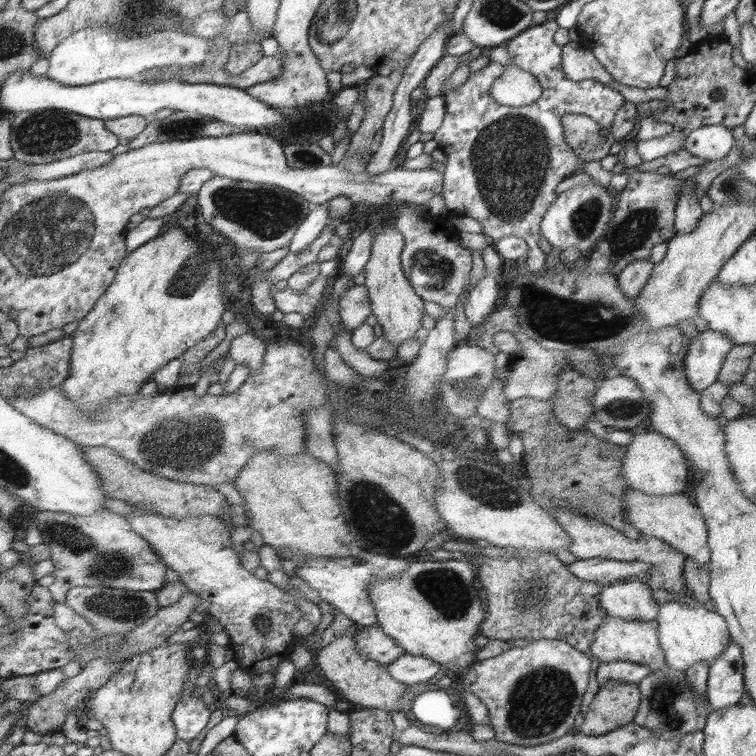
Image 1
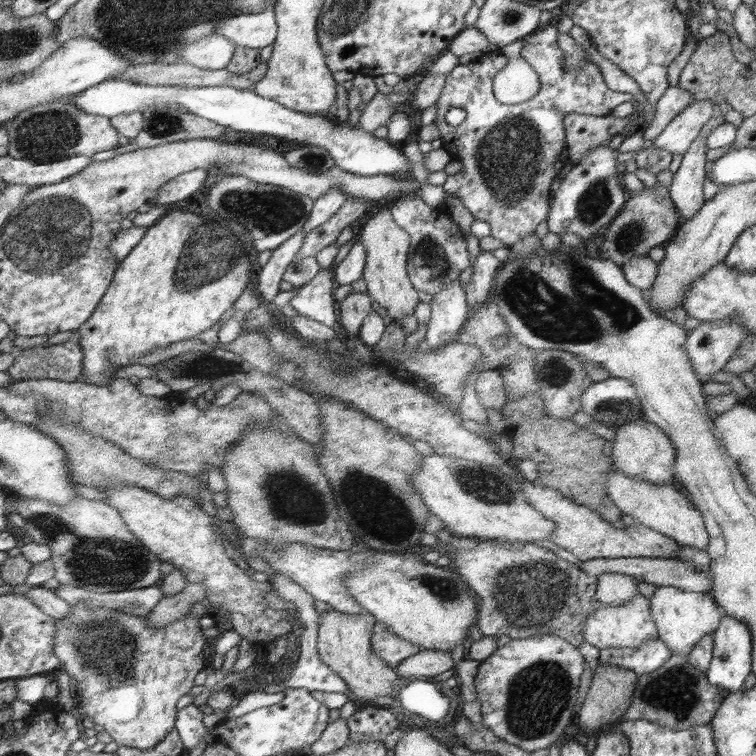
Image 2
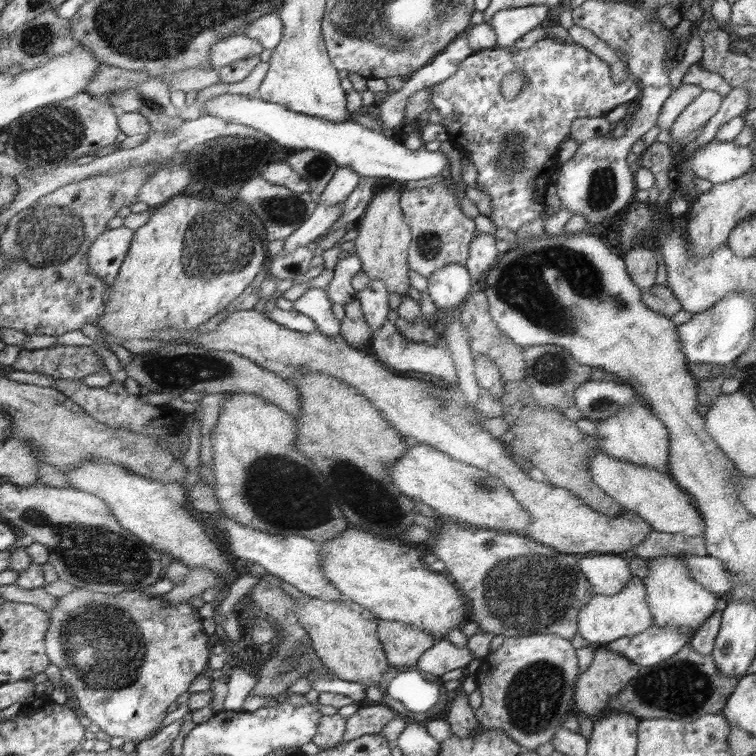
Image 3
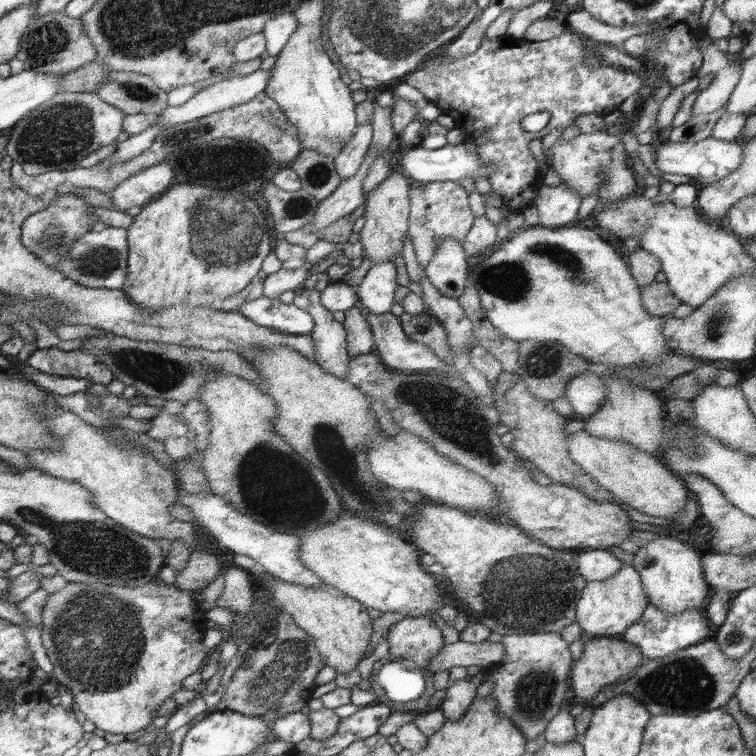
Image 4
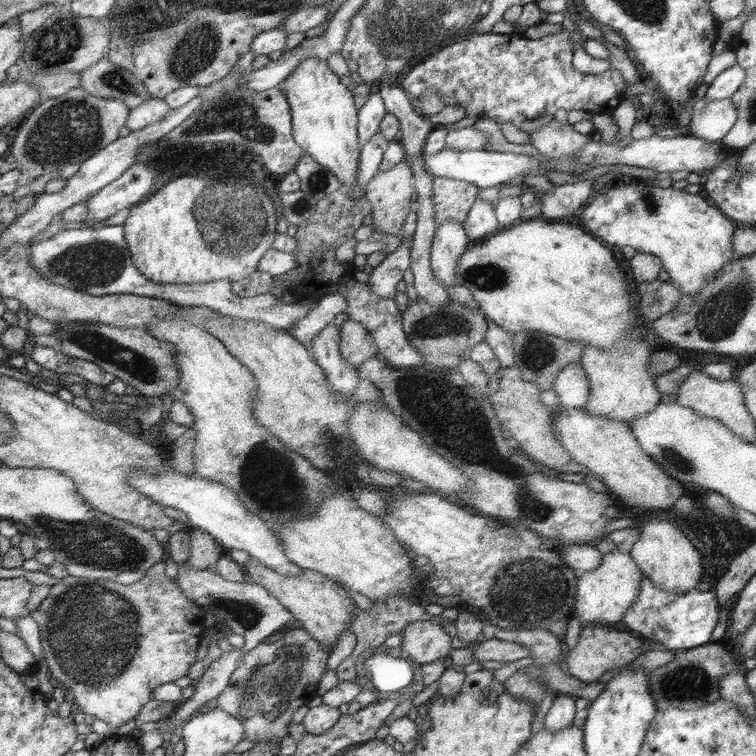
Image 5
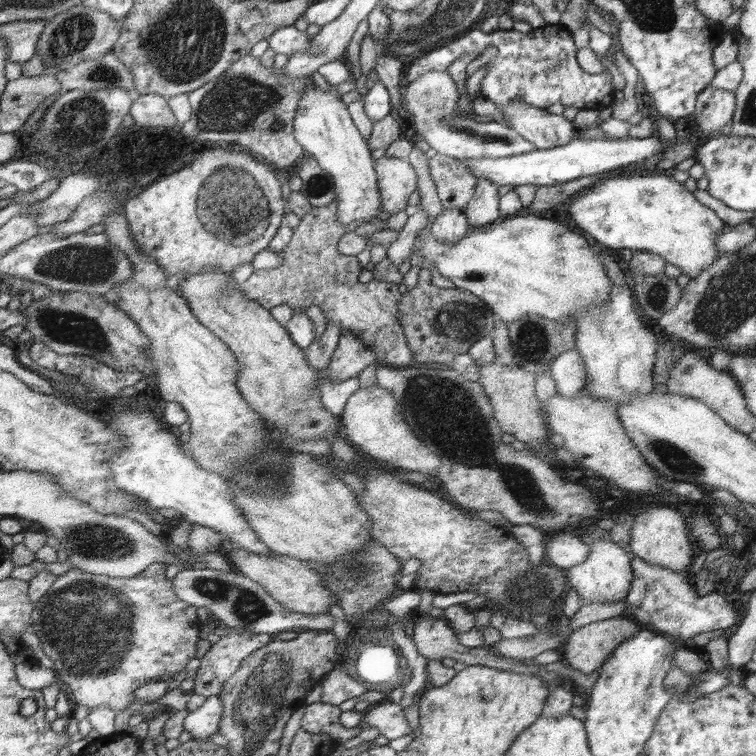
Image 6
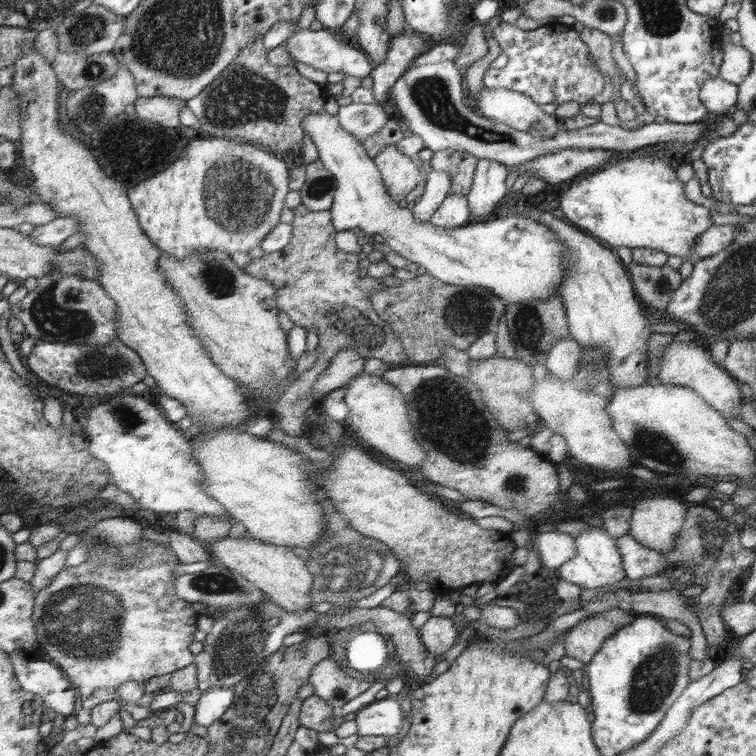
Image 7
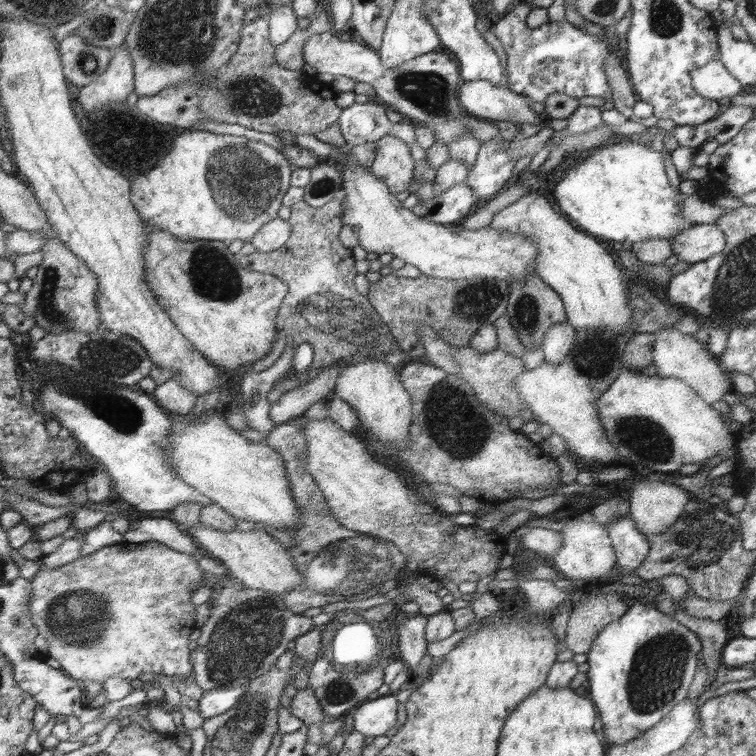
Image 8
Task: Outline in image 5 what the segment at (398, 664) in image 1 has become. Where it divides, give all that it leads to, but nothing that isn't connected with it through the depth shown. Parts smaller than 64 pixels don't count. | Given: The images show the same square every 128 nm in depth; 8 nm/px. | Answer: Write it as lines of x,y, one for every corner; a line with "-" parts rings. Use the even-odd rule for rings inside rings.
482,638
471,647
473,648
473,659
477,663
486,661
512,663
520,658
526,658
530,654
530,649
526,649
522,645
500,641
496,638
492,638
492,640

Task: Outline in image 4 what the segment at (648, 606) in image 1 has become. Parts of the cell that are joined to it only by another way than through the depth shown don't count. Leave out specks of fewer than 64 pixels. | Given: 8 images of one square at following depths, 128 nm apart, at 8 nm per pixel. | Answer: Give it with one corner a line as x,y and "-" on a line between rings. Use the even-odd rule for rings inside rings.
584,549
576,552
580,552
577,558
580,574
587,582
609,580
623,568
623,562
610,550

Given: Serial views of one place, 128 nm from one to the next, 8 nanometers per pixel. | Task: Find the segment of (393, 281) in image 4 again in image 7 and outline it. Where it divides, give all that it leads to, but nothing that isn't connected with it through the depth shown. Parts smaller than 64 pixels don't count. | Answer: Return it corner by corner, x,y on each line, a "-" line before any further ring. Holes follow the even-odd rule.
432,171
427,176
424,194
420,196
420,202
413,208
413,214
418,222
429,222
436,213
440,204
448,197
450,190
450,175
444,172

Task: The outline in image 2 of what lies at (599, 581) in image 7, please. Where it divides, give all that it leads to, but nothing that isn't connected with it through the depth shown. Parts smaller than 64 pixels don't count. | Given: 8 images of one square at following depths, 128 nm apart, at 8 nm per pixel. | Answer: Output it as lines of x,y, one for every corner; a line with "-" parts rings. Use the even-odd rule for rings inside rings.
640,593
628,605
620,607
600,606
599,610
594,611
592,615
588,615
583,630
584,640
599,651
610,647
638,649
638,647
646,645
648,641
658,638
658,634
658,627
651,615
651,600

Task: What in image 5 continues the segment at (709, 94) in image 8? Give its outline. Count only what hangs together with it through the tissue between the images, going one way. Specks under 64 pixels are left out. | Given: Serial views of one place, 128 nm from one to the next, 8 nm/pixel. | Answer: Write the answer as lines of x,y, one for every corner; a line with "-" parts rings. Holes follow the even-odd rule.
703,96
694,104
689,124
693,137
712,142
722,141
732,130
736,120
737,107
730,98
708,100

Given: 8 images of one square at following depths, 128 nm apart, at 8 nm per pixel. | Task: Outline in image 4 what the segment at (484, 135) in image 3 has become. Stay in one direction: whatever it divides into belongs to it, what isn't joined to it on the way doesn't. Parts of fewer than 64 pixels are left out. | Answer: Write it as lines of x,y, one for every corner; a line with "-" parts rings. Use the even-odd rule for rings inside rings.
565,31
556,38
544,42
530,42
529,40
514,39
507,35
499,38
484,38
479,49
474,54
464,58
434,58
422,70
417,70
408,78
406,84
413,86
424,94
429,102
440,108
443,114
448,114
454,119
455,130
461,130
465,135
472,135
478,130
486,131
486,140
482,140
477,147
478,159
482,163
494,163
498,165
496,172
490,174
492,193
498,193
502,197
503,204
512,212
520,212
532,204
532,198
536,195
538,187
542,185
538,178
538,162
536,156
530,152
530,140
538,138
545,132
556,128
566,129
574,125
578,116
583,114
597,114
606,116
614,110
619,110
620,104
634,96
642,80
636,76
636,72
619,69
606,64
606,68
588,68
584,64
584,48
582,48
581,36
577,32
-
536,112
550,112
550,122
546,131
539,135
536,132
526,132
520,126
523,118
536,114

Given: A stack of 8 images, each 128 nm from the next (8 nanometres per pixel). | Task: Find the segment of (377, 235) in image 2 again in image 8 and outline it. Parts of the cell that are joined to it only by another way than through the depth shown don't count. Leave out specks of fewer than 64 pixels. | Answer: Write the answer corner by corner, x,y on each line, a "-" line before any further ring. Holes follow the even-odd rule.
389,135
382,137
376,142
376,157
371,170
392,194
406,192
412,184
412,172
415,172
411,148
402,139

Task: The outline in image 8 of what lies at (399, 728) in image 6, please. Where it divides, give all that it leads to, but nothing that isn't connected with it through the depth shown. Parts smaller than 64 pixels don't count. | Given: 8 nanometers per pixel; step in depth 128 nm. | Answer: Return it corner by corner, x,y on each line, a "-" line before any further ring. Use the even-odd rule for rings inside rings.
395,693
369,699
351,711
353,730
360,732
364,737
384,736
388,730
396,726
398,703

